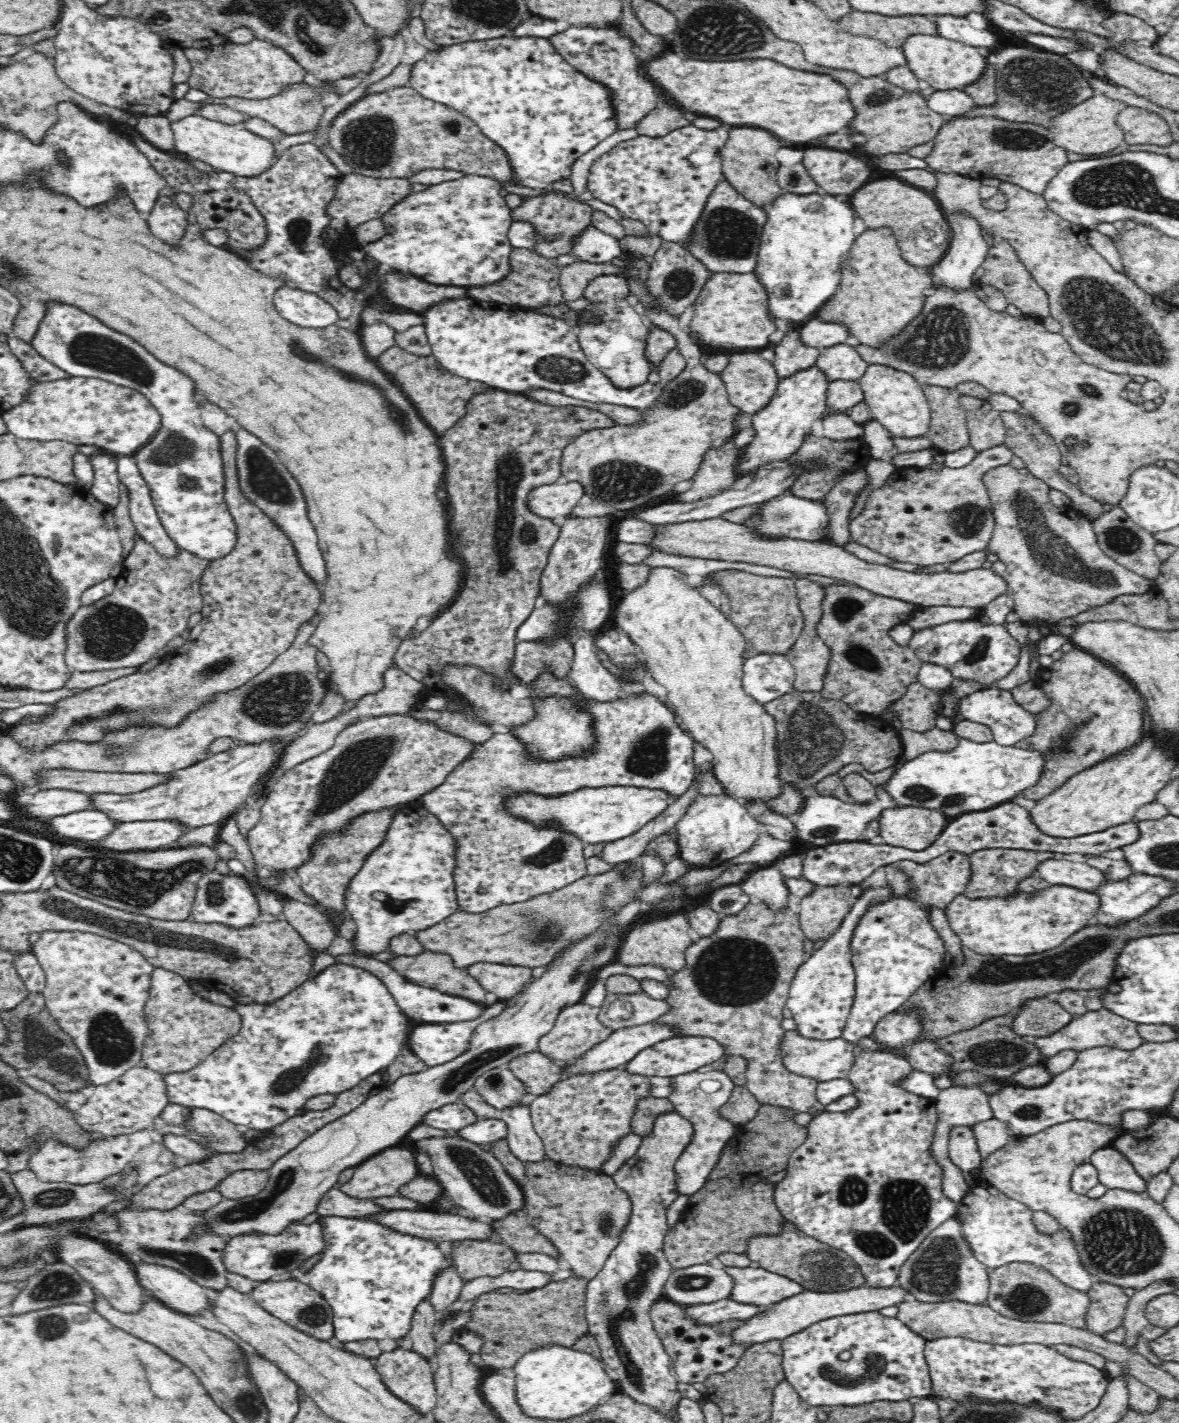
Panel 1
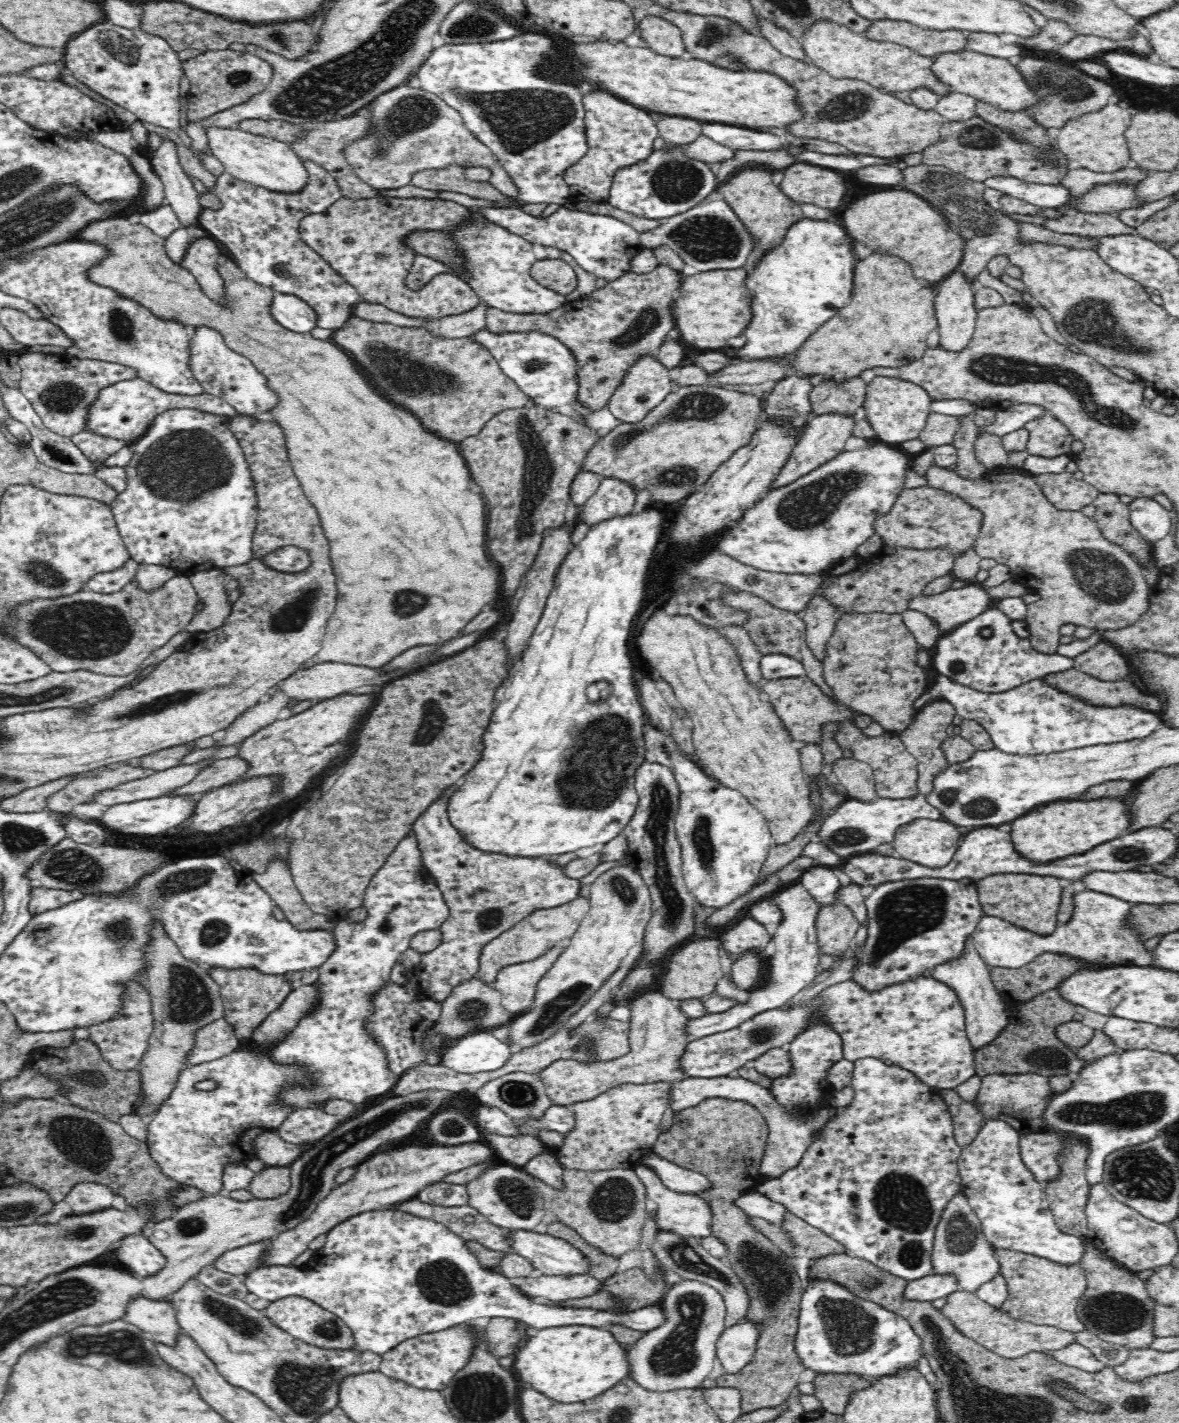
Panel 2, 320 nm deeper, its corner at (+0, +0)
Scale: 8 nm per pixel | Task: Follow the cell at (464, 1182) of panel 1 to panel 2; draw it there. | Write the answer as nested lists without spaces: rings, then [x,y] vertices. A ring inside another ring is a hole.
[[[496,1162],[496,1167],[486,1169],[480,1176],[465,1184],[469,1194],[469,1205],[496,1226],[510,1231],[532,1231],[544,1218],[543,1196],[535,1180],[534,1176],[517,1166]]]

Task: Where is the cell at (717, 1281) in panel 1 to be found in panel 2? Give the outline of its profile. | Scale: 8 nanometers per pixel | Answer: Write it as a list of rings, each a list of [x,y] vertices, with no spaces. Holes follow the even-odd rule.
[[[683,1280],[680,1284],[670,1286],[664,1295],[663,1314],[665,1319],[658,1328],[650,1330],[634,1343],[634,1346],[627,1351],[629,1372],[633,1380],[646,1390],[652,1392],[668,1392],[678,1389],[703,1388],[703,1383],[708,1379],[714,1368],[714,1358],[717,1357],[716,1343],[724,1332],[727,1310],[722,1295],[716,1289],[701,1284]]]

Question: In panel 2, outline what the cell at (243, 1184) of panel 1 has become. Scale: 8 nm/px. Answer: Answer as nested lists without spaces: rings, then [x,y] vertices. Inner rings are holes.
[[[267,1166],[252,1179],[248,1189],[256,1199],[271,1199],[286,1194],[290,1187],[291,1170],[289,1167]]]

